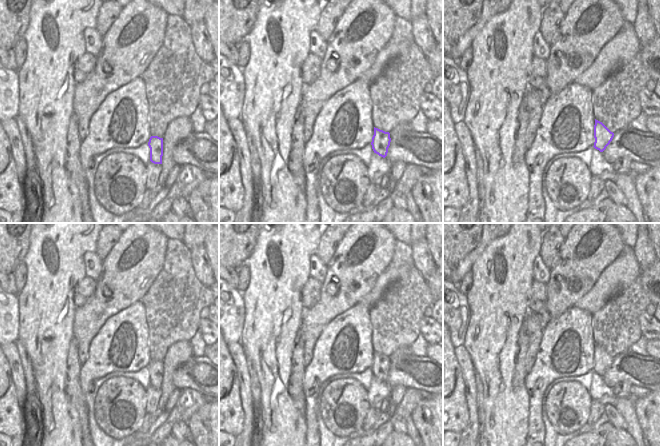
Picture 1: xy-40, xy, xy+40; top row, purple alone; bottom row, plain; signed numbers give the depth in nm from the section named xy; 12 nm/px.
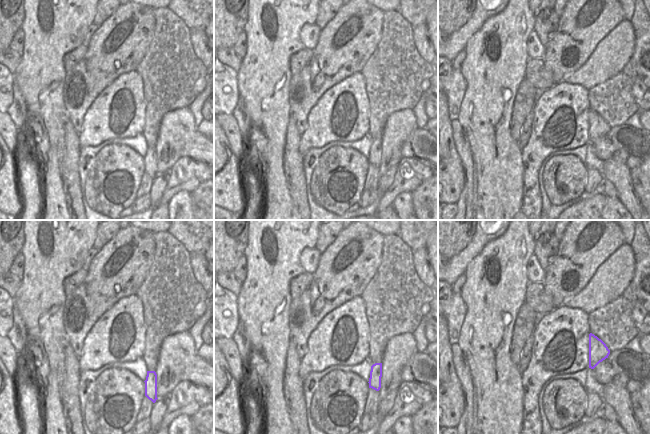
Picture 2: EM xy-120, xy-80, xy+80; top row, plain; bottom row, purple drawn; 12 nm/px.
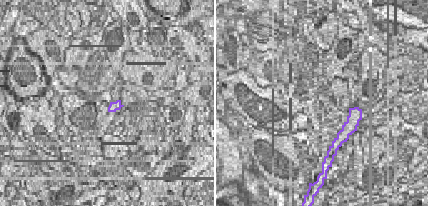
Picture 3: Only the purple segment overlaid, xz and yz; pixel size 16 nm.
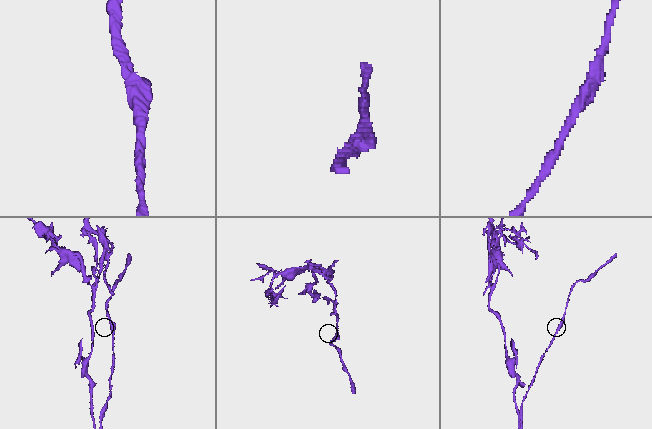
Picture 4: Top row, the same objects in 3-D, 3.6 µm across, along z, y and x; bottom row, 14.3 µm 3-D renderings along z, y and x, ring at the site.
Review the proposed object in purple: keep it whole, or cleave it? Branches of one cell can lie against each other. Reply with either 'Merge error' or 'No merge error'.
Merge error.

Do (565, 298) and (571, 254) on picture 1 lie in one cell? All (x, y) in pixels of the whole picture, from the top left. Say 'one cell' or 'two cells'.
one cell

